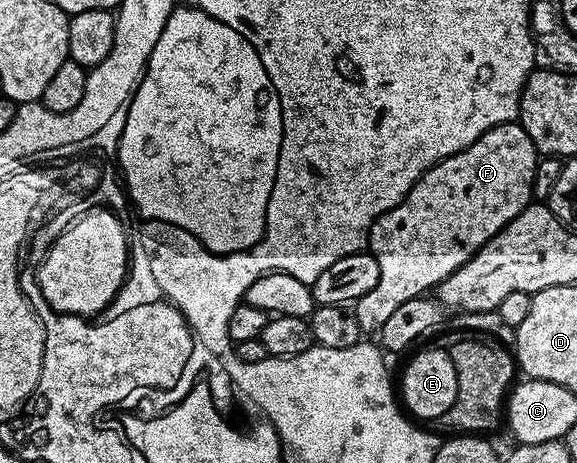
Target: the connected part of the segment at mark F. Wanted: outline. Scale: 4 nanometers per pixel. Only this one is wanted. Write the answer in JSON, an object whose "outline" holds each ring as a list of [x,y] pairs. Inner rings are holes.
{"outline":[[[516,121],[505,122],[483,132],[483,136],[479,136],[475,144],[463,148],[463,152],[436,162],[422,174],[398,206],[379,215],[369,229],[367,243],[368,253],[379,260],[379,284],[375,284],[375,288],[371,288],[371,292],[355,304],[362,335],[376,335],[399,304],[428,295],[443,280],[447,280],[451,272],[467,264],[474,252],[483,248],[483,244],[487,244],[487,240],[497,235],[511,219],[523,213],[533,198],[533,177],[538,161],[539,155],[531,136],[527,136],[525,129]]]}

